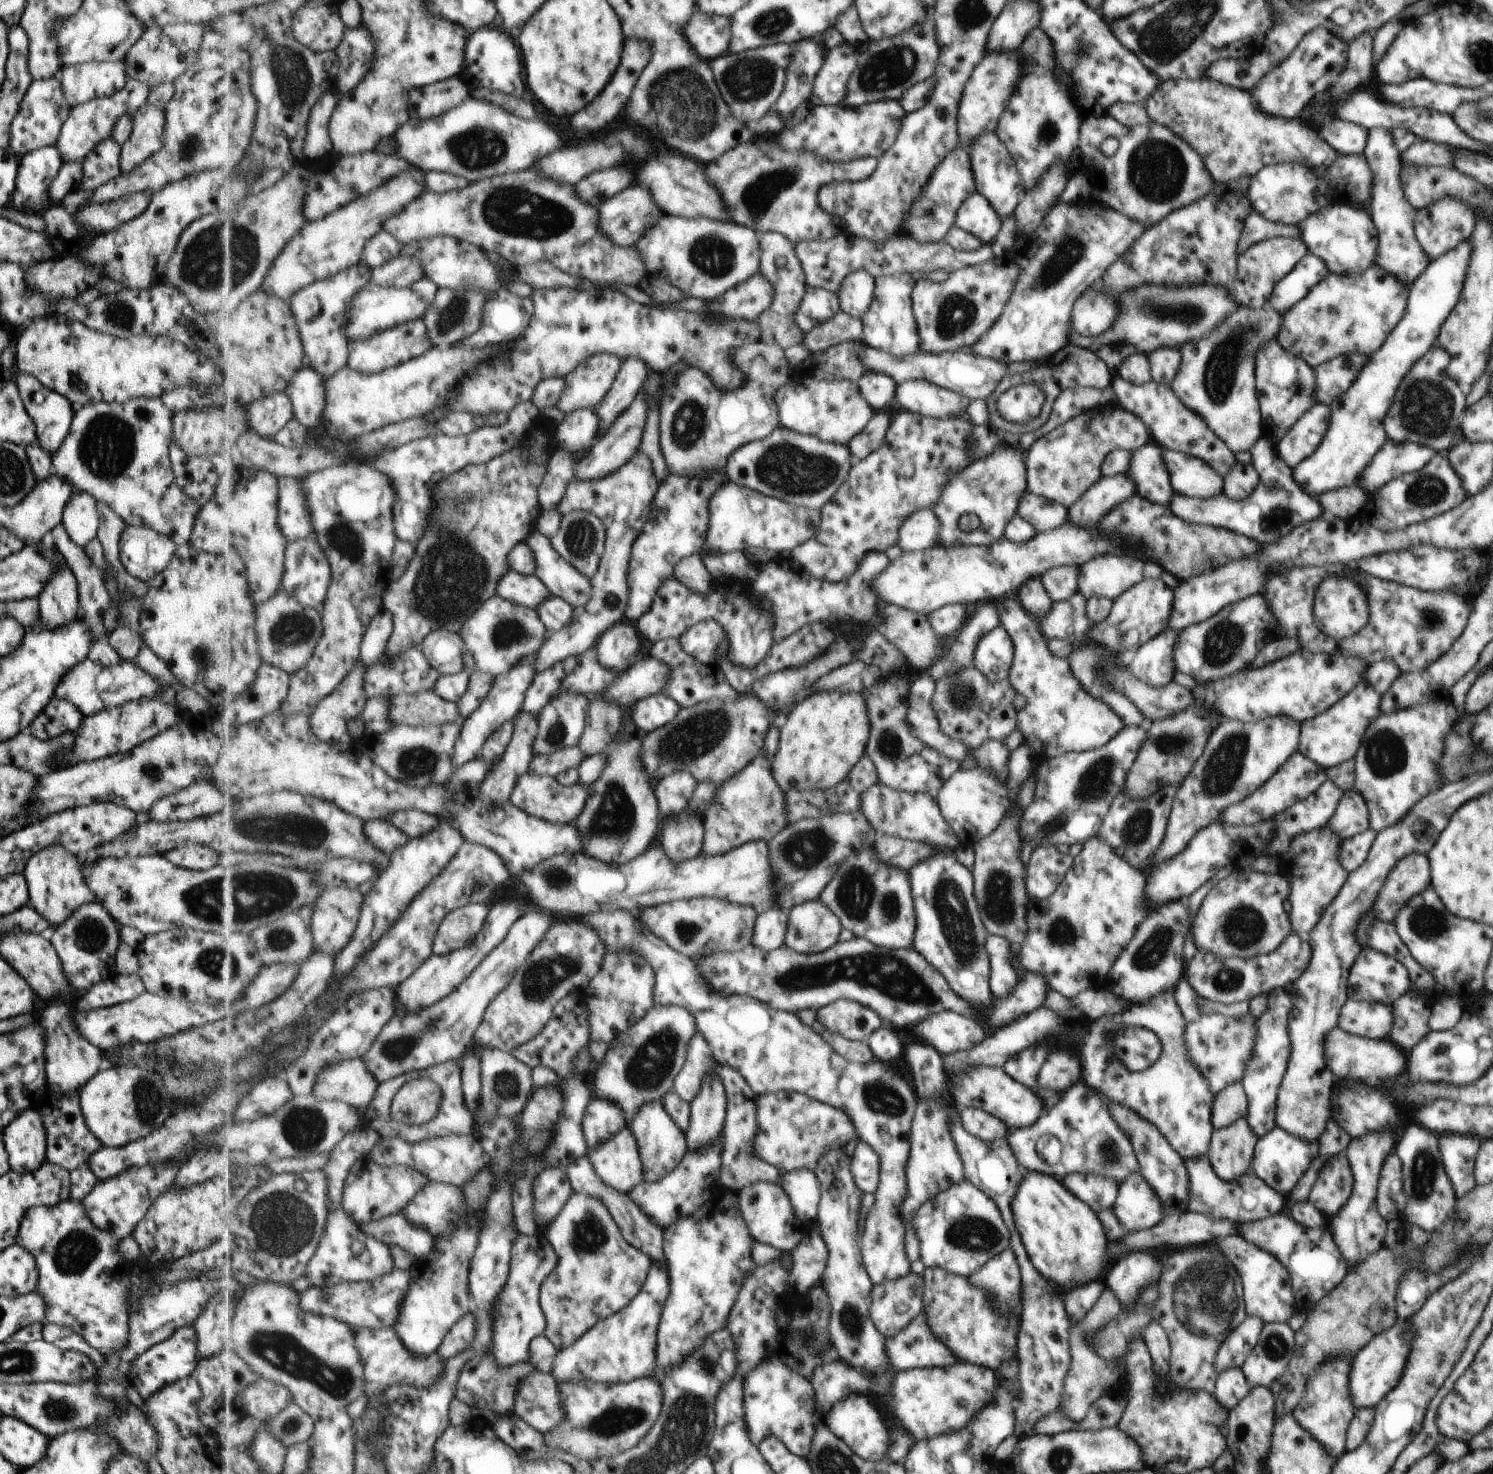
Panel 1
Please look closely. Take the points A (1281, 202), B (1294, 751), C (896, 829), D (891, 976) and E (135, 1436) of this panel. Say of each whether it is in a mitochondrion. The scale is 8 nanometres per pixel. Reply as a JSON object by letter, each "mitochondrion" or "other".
{"A":"mitochondrion","B":"other","C":"other","D":"mitochondrion","E":"mitochondrion"}

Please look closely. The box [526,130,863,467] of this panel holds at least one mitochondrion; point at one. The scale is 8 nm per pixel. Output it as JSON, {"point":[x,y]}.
{"point":[764,190]}

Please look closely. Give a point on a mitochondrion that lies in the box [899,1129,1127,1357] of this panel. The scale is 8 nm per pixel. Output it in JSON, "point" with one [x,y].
{"point":[974,1233]}

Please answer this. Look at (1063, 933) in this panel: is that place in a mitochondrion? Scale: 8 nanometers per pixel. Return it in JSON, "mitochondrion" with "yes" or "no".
{"mitochondrion":"yes"}

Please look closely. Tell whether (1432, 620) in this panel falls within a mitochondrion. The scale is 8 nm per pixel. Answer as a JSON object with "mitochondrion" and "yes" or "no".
{"mitochondrion":"yes"}

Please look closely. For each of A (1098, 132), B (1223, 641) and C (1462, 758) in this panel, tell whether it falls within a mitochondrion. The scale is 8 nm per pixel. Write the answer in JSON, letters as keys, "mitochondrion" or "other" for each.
{"A":"other","B":"mitochondrion","C":"mitochondrion"}

